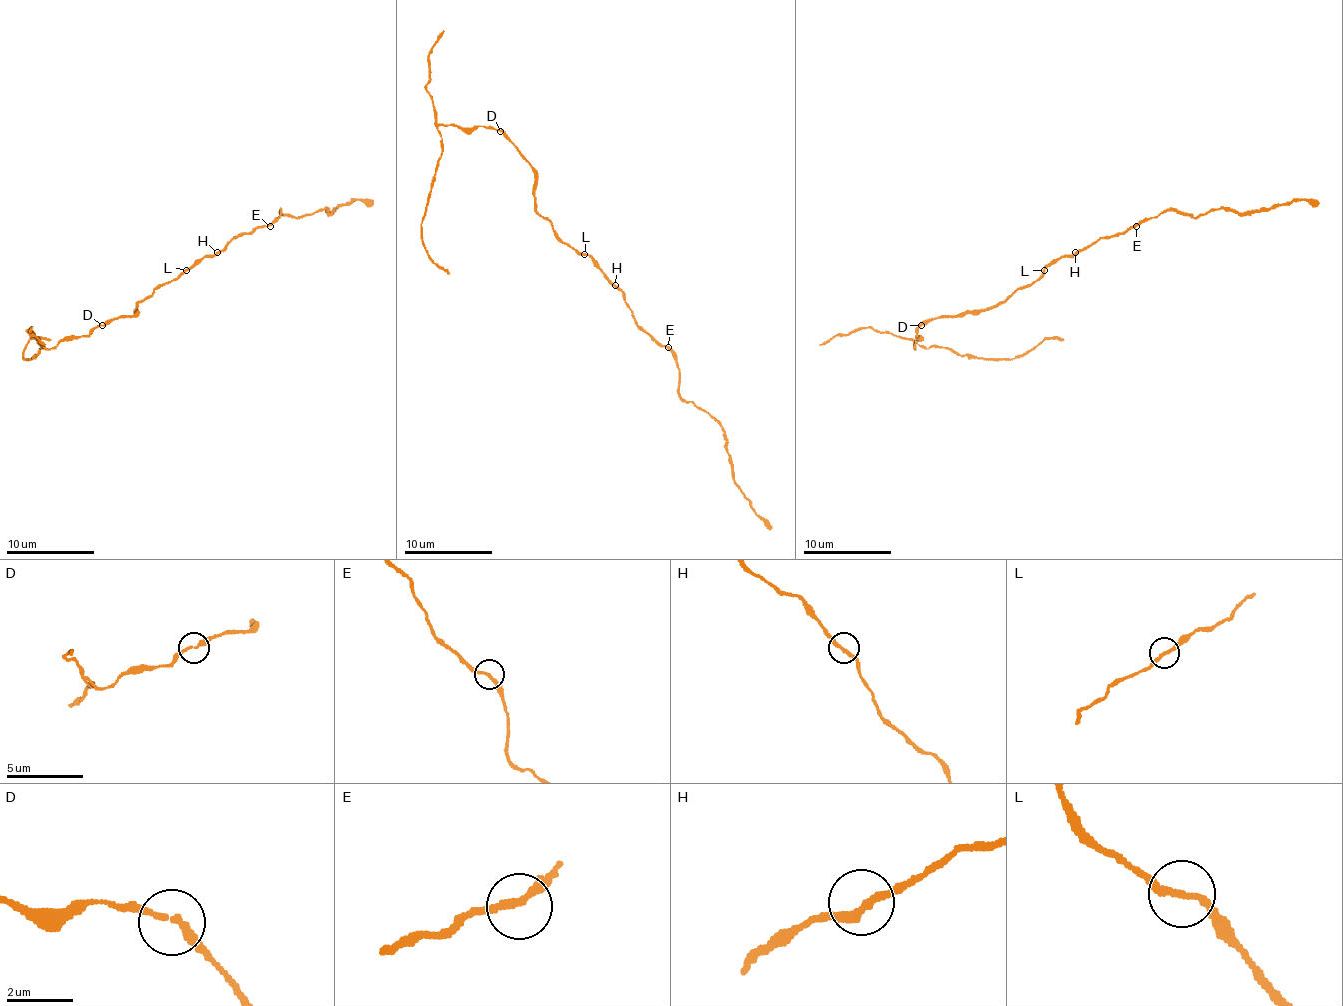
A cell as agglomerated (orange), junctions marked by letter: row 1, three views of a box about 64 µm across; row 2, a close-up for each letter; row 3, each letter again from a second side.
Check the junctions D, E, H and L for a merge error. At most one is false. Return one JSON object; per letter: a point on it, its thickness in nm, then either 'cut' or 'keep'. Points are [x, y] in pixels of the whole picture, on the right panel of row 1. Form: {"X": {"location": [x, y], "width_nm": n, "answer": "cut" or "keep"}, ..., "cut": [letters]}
{"D": {"location": [921, 325], "width_nm": 220, "answer": "cut"}, "E": {"location": [1136, 226], "width_nm": 200, "answer": "keep"}, "H": {"location": [1075, 252], "width_nm": 200, "answer": "keep"}, "L": {"location": [1044, 270], "width_nm": 200, "answer": "keep"}, "cut": ["D"]}

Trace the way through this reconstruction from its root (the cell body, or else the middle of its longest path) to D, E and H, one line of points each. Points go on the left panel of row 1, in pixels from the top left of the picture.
D: (168, 281), (146, 296), (131, 316), (111, 318), (102, 325)
E: (168, 281), (184, 274), (201, 259), (215, 256), (232, 239), (270, 226)
H: (168, 281), (217, 252)

